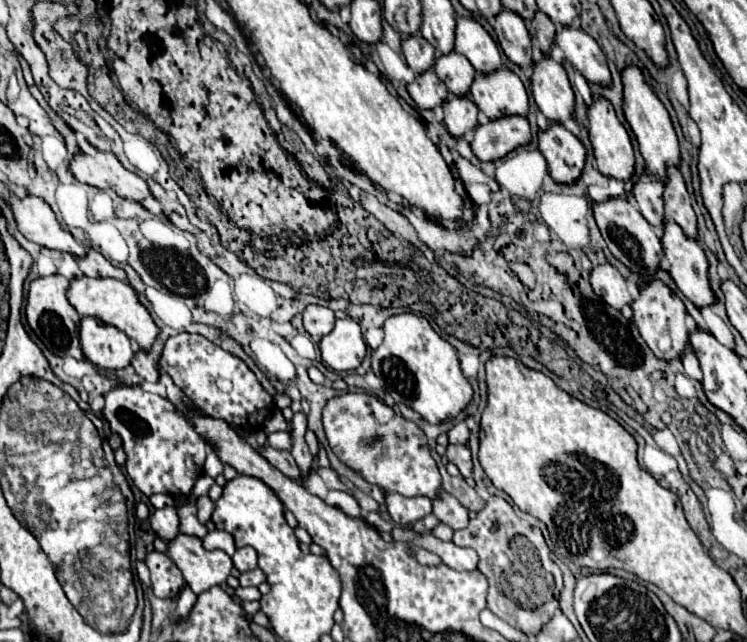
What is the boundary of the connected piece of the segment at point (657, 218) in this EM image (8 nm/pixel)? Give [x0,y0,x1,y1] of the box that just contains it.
[632,180,666,228]

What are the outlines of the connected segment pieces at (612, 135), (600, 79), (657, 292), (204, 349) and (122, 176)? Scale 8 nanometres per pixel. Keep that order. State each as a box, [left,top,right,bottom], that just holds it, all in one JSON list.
[[588,98,634,182],[556,26,612,84],[632,280,690,360],[160,334,272,430],[70,152,152,202]]

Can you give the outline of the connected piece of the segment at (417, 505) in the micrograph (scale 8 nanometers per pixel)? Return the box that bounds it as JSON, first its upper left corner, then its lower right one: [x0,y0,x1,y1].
[386,492,432,526]

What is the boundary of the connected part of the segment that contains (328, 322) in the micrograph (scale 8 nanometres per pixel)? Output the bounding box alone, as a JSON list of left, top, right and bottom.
[304,306,334,342]

